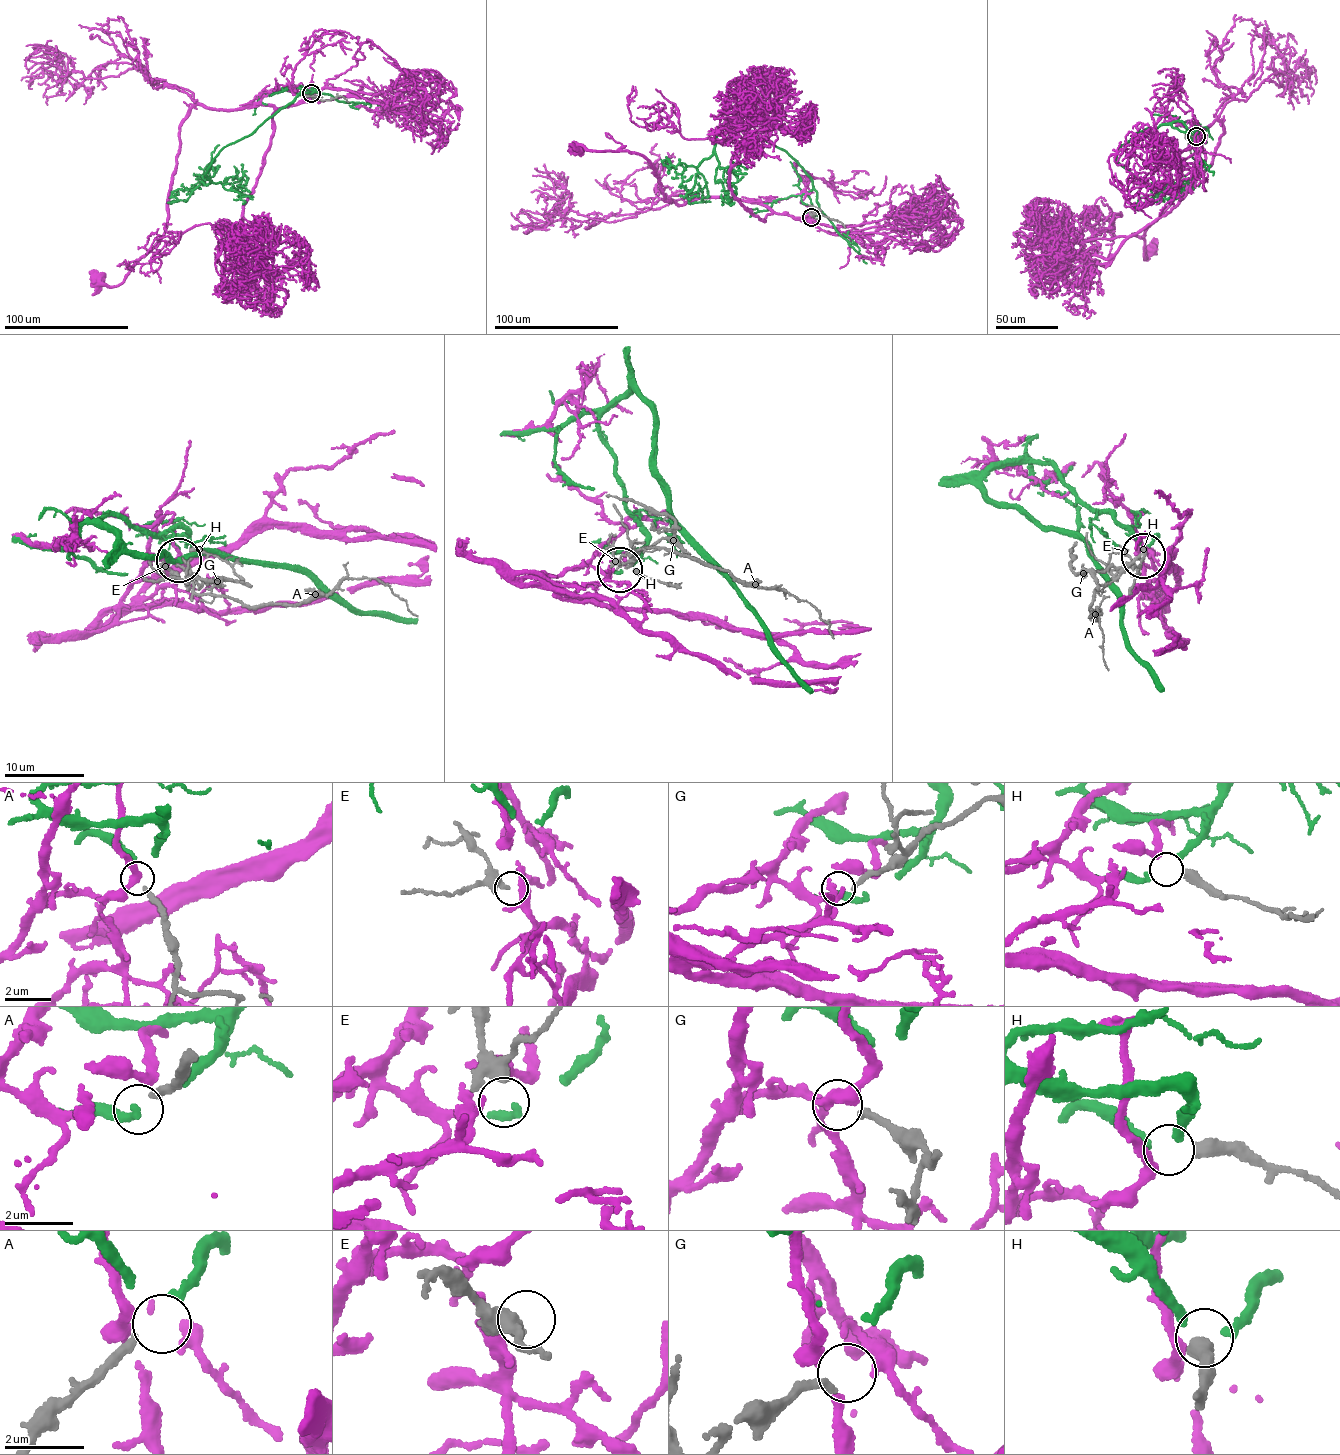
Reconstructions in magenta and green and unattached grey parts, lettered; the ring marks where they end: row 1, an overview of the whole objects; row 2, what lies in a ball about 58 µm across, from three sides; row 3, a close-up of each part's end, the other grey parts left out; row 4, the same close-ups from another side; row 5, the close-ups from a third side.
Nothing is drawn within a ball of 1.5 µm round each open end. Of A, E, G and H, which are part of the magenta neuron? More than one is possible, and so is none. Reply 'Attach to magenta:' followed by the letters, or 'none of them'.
Attach to magenta: G

